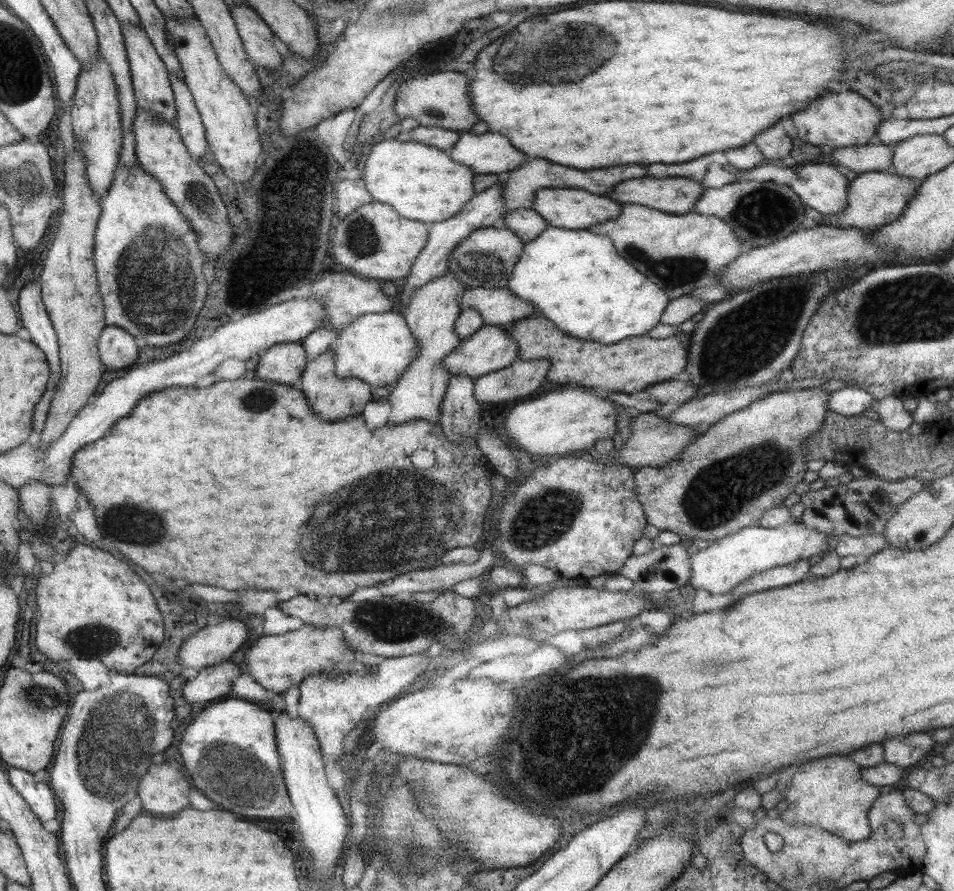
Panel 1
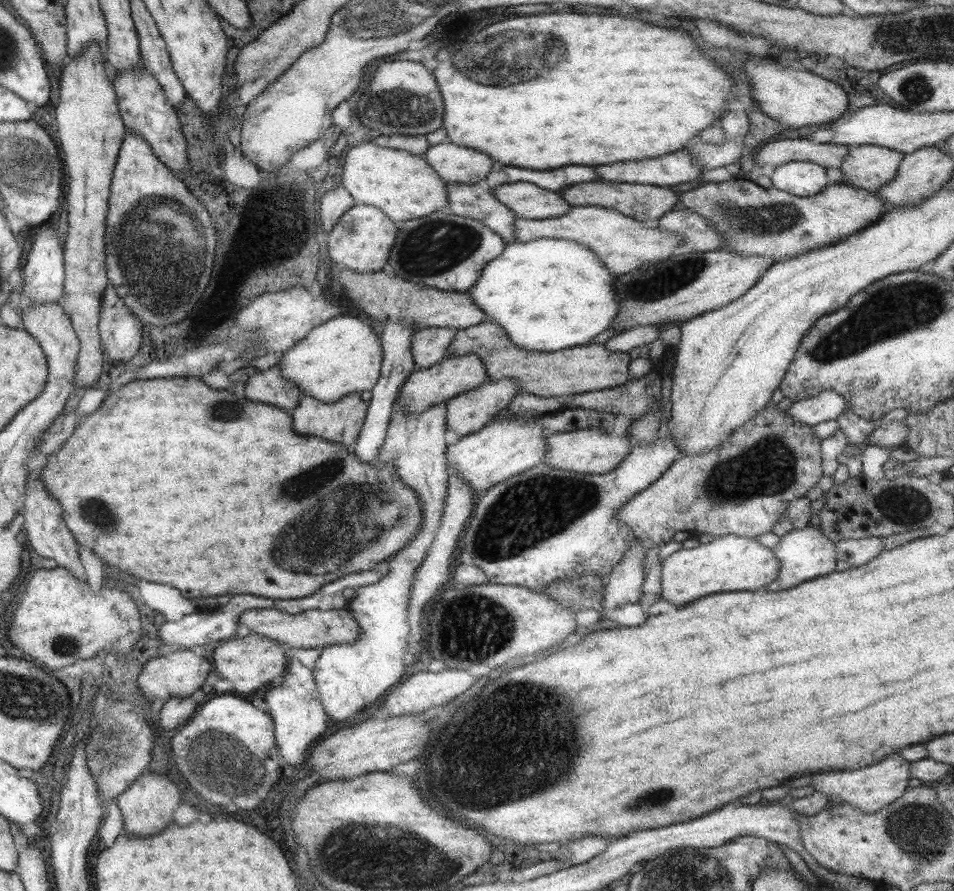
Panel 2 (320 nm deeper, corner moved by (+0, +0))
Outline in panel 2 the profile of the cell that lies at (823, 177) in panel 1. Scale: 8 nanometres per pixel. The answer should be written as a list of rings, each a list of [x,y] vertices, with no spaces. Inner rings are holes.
[[[791,161],[776,166],[770,180],[776,189],[796,197],[810,197],[831,184],[824,166],[809,161]]]

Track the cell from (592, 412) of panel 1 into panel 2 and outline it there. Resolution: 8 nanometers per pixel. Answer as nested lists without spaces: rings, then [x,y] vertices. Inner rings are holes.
[[[494,418],[481,430],[467,434],[454,444],[447,445],[445,458],[448,467],[456,470],[459,479],[469,486],[477,499],[491,486],[541,463],[547,450],[544,438],[538,420],[519,424],[513,420],[497,421]]]

